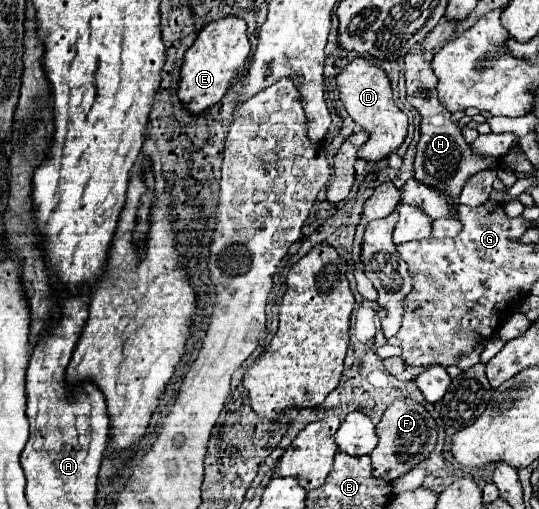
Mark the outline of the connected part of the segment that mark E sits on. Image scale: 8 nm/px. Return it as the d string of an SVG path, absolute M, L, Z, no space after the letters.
M224 17L218 21L208 23L200 33L194 45L186 51L184 63L180 69L180 83L178 83L178 99L186 111L192 115L200 115L218 103L230 83L236 81L240 69L246 63L250 53L250 41L246 37L246 23L240 17Z

